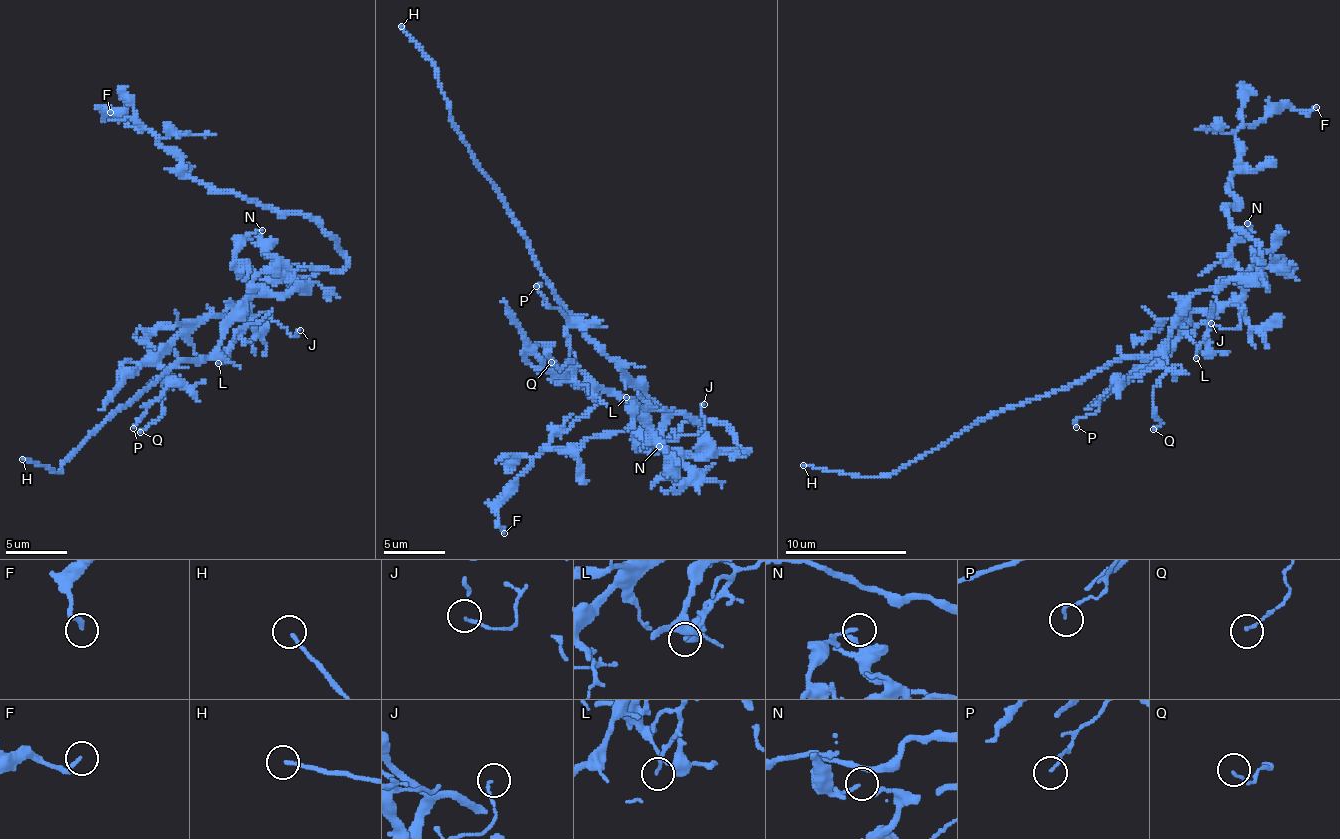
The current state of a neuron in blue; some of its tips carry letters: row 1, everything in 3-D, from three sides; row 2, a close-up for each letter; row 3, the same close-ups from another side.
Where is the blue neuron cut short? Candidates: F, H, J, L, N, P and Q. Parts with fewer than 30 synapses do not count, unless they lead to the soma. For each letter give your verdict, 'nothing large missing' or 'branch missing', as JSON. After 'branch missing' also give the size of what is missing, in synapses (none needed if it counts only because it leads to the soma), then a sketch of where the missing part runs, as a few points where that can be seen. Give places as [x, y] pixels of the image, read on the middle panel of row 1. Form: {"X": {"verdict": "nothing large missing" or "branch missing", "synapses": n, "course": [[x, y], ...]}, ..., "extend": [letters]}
{"F": {"verdict": "nothing large missing"}, "H": {"verdict": "branch missing"}, "J": {"verdict": "nothing large missing"}, "L": {"verdict": "nothing large missing"}, "N": {"verdict": "nothing large missing"}, "P": {"verdict": "nothing large missing"}, "Q": {"verdict": "nothing large missing"}, "extend": ["H"]}

